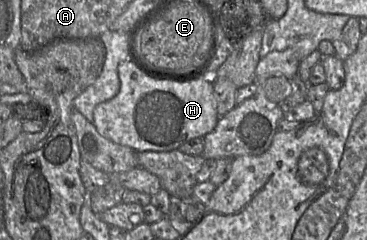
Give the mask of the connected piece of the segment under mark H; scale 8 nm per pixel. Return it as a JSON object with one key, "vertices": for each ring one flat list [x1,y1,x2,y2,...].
{"vertices":[[128,59,117,67,120,89,112,99,98,104,93,112,93,125,104,138,133,149,135,152,164,152,176,150,183,143,212,132,219,120,214,97,214,86,209,74,204,74,188,82,156,80,141,72]]}

